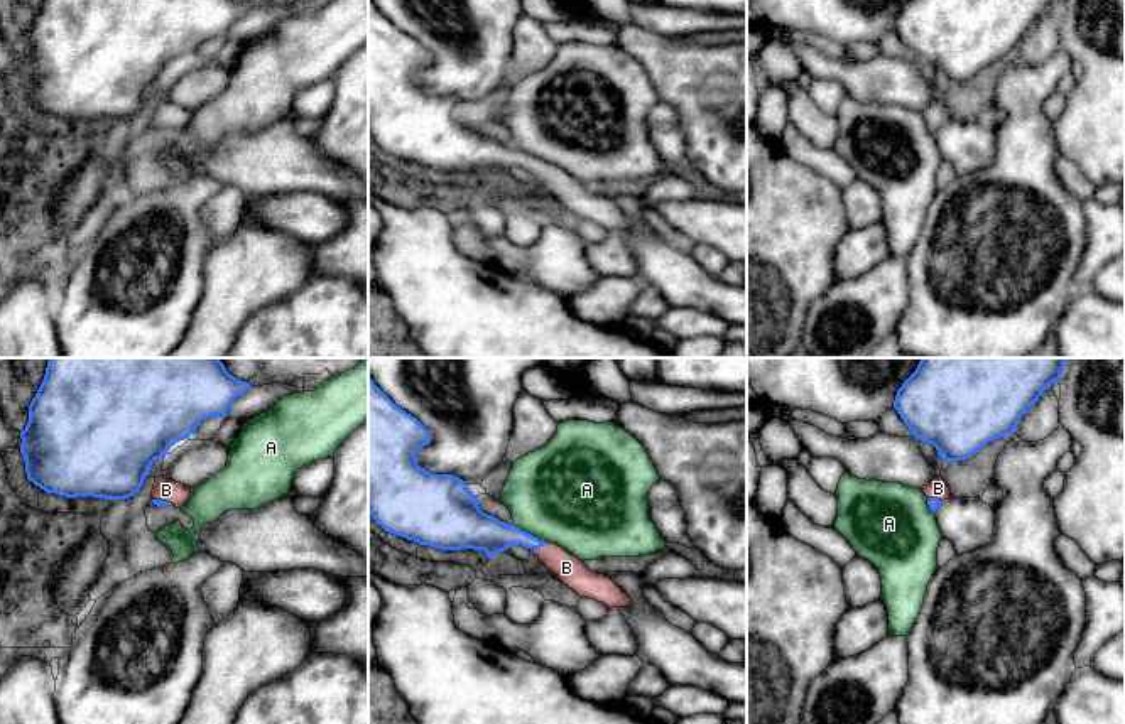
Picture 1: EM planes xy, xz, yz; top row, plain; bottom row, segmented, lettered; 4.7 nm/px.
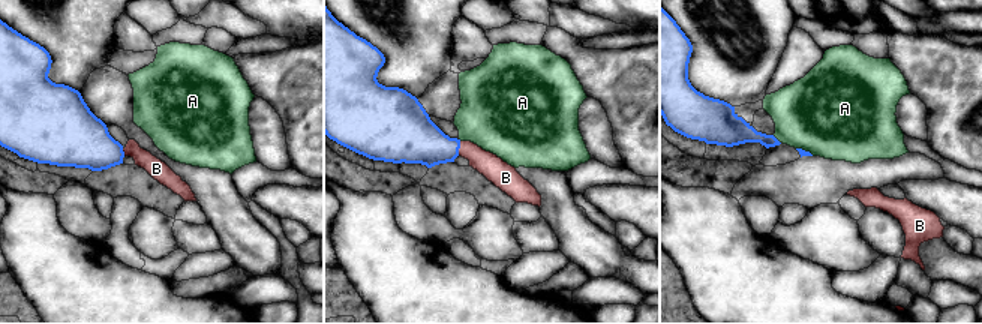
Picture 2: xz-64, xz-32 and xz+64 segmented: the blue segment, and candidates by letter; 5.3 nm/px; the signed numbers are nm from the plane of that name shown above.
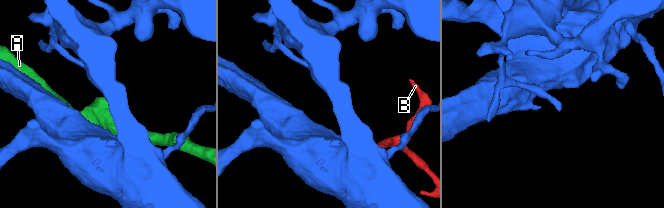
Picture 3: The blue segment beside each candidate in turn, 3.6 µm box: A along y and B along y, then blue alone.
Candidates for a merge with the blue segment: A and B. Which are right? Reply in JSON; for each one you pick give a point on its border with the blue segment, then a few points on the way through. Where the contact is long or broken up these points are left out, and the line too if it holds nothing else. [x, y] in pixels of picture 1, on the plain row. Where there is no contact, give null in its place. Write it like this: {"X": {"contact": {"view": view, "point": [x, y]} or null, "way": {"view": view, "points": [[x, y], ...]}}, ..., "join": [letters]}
{"B": {"contact": {"view": "xz", "point": [538, 169]}, "way": {"view": "xz", "points": [[489, 156], [522, 159], [538, 169], [566, 189]]}}, "join": ["B"]}

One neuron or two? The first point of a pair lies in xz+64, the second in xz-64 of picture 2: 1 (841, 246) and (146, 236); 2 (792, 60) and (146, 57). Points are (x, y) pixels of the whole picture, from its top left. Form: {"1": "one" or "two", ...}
{"1": "one", "2": "two"}

